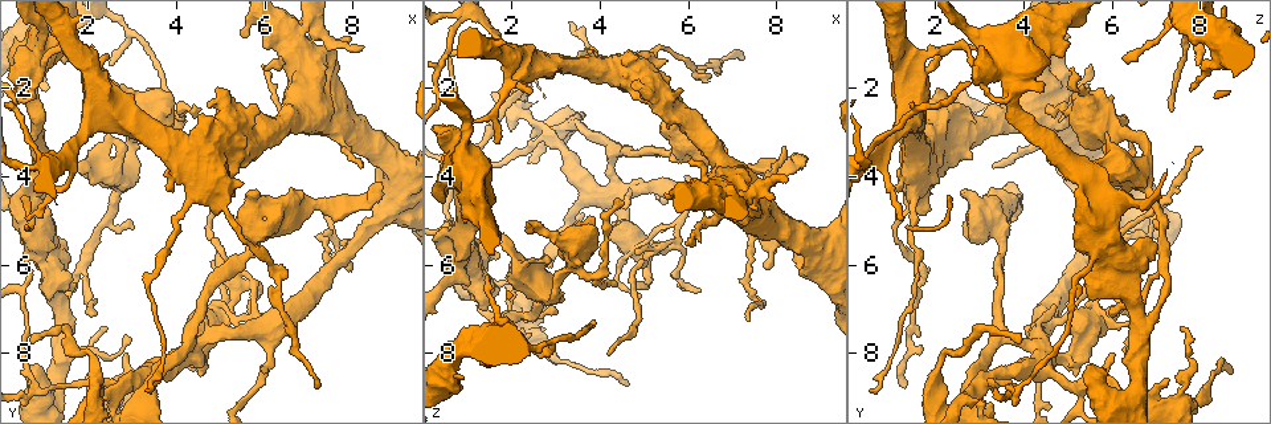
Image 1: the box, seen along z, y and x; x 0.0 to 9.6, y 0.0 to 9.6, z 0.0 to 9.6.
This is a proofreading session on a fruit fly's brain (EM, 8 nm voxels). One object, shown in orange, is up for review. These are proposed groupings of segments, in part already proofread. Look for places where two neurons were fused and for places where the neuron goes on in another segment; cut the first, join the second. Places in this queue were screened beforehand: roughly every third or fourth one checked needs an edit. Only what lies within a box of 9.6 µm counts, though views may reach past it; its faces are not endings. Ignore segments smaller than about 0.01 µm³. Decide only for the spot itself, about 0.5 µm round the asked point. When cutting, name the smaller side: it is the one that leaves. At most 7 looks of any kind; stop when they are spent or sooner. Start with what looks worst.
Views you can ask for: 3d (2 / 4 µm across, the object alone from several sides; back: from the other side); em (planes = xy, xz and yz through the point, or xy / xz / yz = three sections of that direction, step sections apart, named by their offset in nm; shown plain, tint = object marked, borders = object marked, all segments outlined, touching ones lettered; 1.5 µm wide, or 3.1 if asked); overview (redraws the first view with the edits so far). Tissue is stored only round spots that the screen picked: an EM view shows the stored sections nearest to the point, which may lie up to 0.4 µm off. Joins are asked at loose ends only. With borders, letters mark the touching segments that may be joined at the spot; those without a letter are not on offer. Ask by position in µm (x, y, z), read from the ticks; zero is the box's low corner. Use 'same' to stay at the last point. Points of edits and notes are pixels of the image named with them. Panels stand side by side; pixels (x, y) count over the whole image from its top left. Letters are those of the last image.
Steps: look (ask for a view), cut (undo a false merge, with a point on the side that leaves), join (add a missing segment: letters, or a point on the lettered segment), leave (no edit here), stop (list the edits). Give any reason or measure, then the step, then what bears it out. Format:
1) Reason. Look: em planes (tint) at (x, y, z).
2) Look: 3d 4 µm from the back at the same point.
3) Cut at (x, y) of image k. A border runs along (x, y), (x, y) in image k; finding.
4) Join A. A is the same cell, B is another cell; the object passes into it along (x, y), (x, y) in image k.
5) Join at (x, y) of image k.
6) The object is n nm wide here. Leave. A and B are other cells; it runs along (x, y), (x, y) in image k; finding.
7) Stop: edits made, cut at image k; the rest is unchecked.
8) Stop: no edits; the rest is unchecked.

Branch stops here. Look: em planes (tint) at (6.00, 1.45, 5.50).

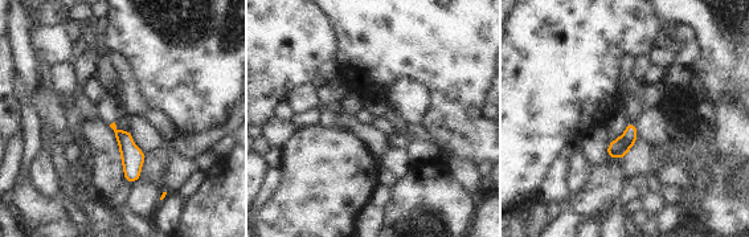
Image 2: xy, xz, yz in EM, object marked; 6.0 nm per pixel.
What lies round it. Look: em planes (borders) at the same point.

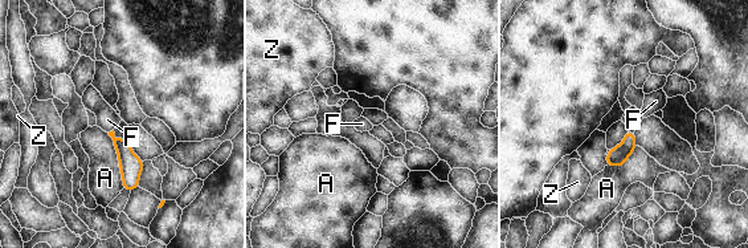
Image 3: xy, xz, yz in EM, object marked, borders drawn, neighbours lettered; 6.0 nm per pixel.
The object is 90 nm wide here. Join at (107, 120) of image 3. F is the same cell, A and Z are other cells; the neuron continues.

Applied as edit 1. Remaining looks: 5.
Look: overview.

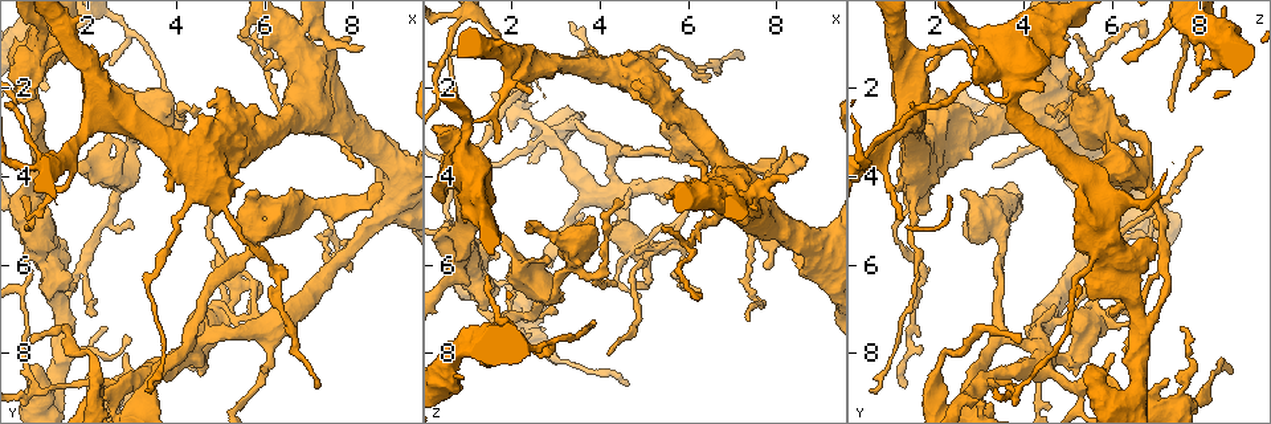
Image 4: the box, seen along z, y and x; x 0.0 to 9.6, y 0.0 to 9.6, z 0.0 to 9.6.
A fork. Look: 3d 2 µm at (0.85, 8.80, 3.95).

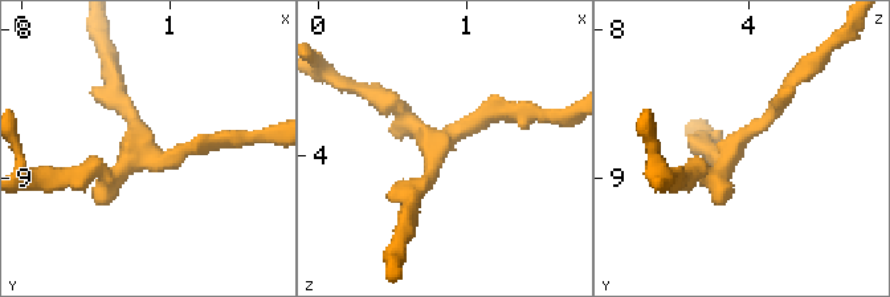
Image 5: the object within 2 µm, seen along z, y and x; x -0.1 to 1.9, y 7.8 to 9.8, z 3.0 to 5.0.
3 arms meet here. Look: em planes (borders) at (0.86, 8.80, 3.90).

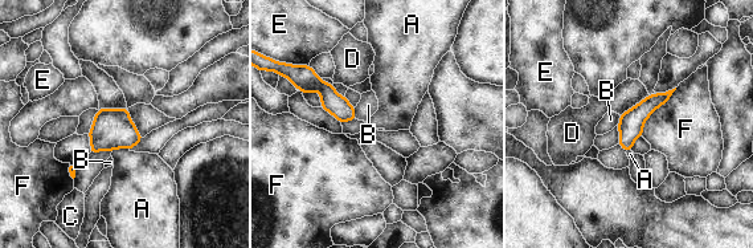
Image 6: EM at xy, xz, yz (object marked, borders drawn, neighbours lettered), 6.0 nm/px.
The longest contact is with F, 360 nm. Leave. A, B, C, D, E and F are other cells; a border runs along (676, 88), (647, 118), (641, 135) in image 6; one neuron here.

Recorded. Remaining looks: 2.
Stop: edits made, join at image 3; the rest is unchecked.

